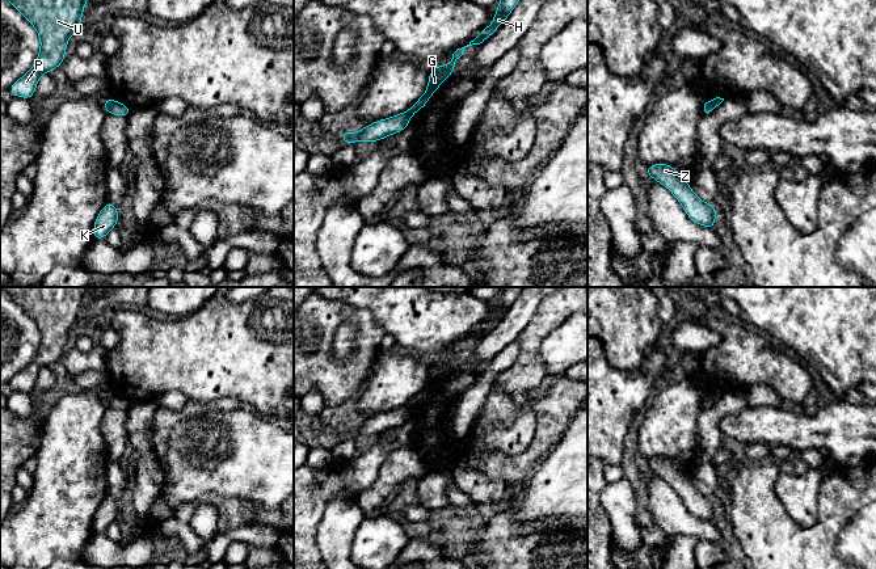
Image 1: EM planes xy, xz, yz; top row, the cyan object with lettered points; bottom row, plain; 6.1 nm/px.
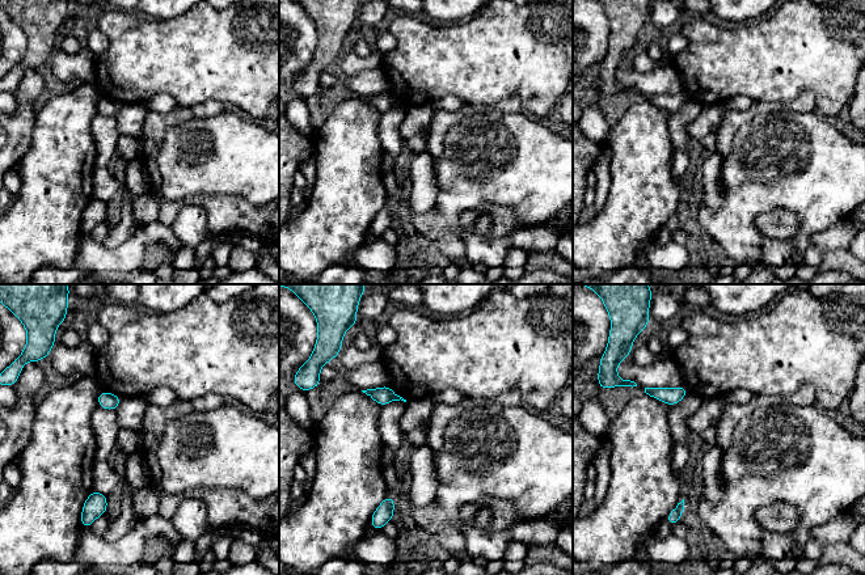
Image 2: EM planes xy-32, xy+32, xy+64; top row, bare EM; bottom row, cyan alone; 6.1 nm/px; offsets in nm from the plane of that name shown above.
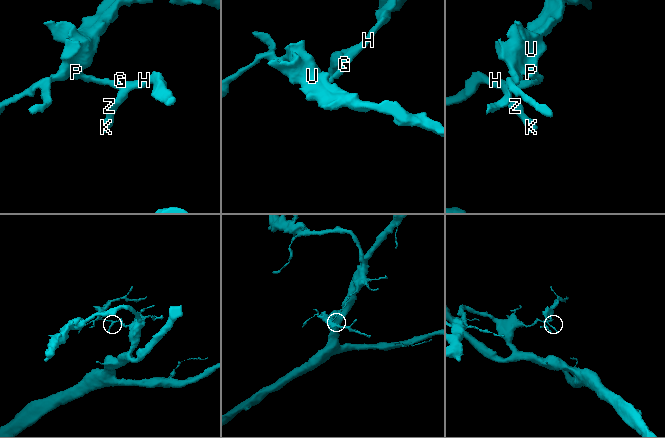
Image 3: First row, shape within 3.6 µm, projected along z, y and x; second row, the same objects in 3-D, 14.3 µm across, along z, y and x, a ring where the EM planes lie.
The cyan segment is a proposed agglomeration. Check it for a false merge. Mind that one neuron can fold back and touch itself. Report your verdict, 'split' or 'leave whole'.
split

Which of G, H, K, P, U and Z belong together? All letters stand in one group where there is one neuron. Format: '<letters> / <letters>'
G H K Z / P U

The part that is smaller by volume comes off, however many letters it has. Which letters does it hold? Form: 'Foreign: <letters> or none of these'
Foreign: P, U

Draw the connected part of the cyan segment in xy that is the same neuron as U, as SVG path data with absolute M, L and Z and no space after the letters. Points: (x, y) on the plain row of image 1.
M0 287L37 324L41 342L34 359L9 380L10 389L31 393L42 367L60 361L68 332L80 325L89 287Z

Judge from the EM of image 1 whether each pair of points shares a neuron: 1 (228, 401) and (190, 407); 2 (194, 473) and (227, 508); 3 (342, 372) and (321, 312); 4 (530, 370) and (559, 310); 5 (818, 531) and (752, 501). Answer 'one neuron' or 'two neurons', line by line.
1: one neuron
2: two neurons
3: one neuron
4: one neuron
5: one neuron

